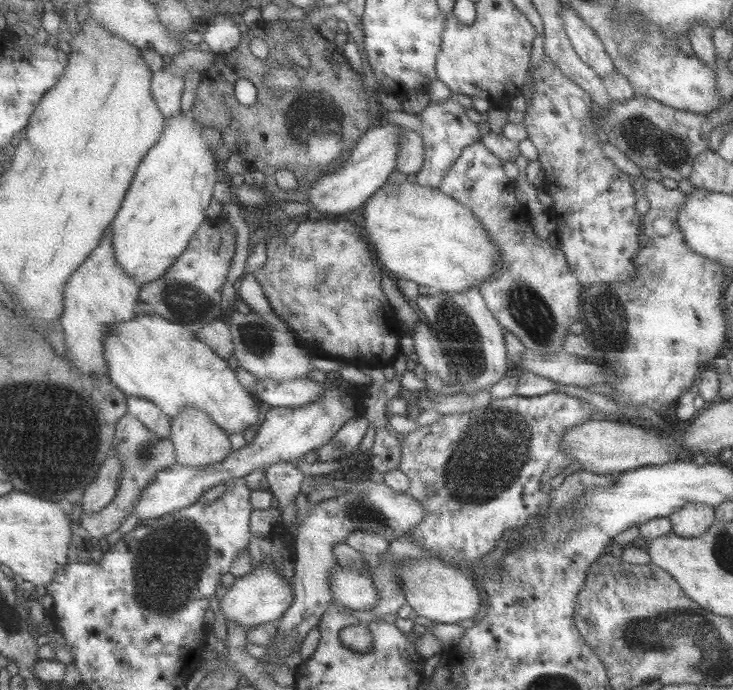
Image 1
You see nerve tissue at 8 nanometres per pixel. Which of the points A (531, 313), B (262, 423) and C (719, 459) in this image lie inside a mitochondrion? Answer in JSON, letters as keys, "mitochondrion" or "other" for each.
{"A":"mitochondrion","B":"other","C":"other"}

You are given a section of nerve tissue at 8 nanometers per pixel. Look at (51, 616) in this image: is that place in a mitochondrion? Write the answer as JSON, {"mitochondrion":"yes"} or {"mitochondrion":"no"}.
{"mitochondrion":"no"}

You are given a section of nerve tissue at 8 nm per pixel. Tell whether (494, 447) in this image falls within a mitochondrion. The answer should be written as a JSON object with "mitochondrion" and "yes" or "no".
{"mitochondrion":"yes"}

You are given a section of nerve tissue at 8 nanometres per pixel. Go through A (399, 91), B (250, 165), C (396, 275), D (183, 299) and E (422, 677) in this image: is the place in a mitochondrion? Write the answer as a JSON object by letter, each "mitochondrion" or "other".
{"A":"other","B":"other","C":"other","D":"mitochondrion","E":"other"}

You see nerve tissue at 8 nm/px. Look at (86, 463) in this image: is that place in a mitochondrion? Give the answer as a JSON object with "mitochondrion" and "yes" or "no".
{"mitochondrion":"yes"}

